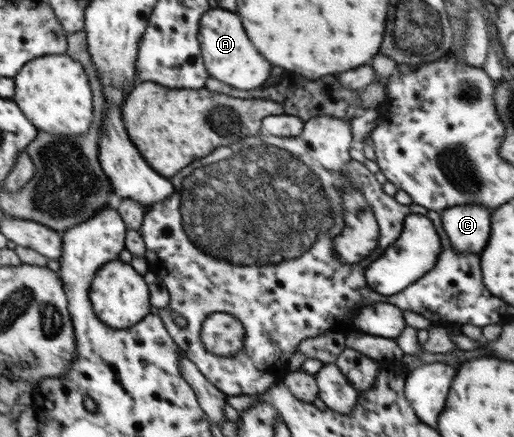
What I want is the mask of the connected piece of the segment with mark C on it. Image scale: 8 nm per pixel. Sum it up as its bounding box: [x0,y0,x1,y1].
[440,205,491,253]

